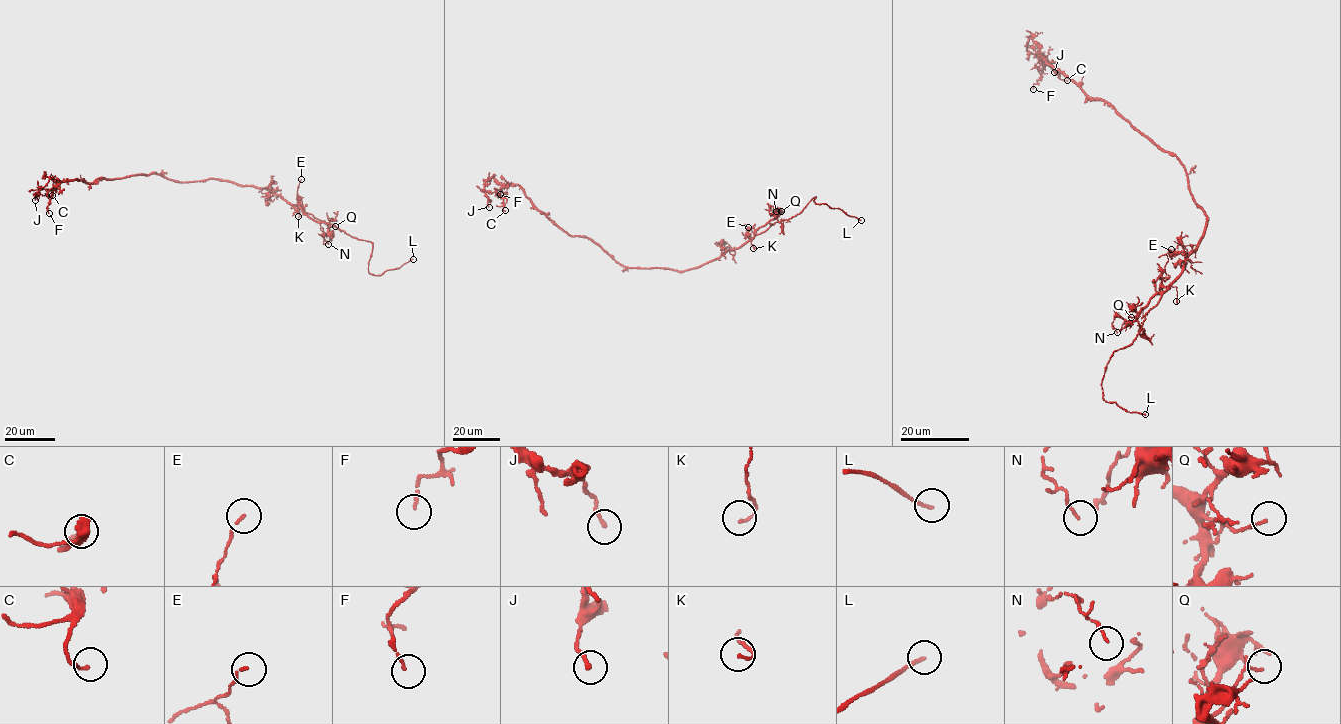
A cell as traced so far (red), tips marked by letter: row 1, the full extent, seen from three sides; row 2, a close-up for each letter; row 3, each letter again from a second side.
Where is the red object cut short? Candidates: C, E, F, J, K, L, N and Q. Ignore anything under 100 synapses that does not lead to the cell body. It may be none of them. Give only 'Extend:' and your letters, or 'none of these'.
Extend: L

